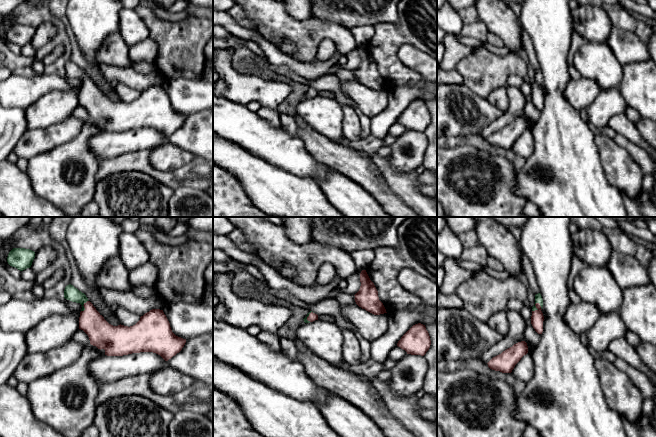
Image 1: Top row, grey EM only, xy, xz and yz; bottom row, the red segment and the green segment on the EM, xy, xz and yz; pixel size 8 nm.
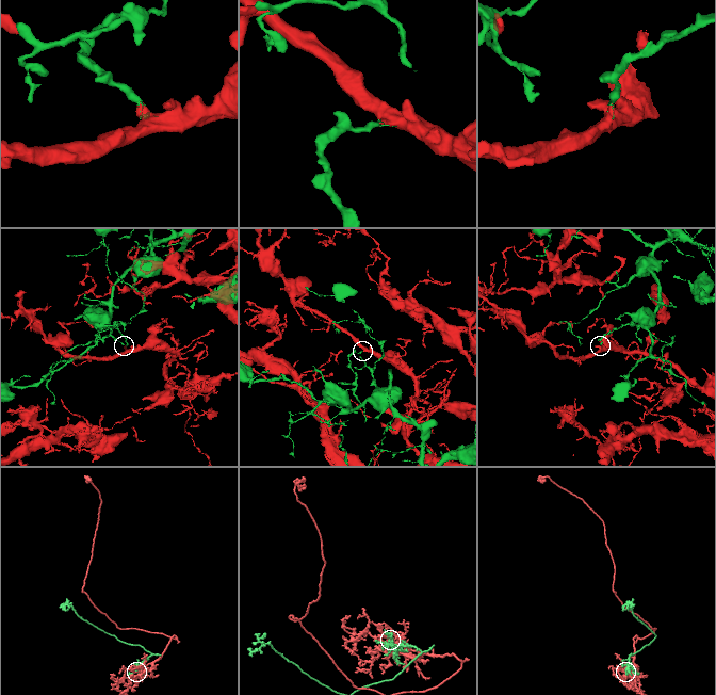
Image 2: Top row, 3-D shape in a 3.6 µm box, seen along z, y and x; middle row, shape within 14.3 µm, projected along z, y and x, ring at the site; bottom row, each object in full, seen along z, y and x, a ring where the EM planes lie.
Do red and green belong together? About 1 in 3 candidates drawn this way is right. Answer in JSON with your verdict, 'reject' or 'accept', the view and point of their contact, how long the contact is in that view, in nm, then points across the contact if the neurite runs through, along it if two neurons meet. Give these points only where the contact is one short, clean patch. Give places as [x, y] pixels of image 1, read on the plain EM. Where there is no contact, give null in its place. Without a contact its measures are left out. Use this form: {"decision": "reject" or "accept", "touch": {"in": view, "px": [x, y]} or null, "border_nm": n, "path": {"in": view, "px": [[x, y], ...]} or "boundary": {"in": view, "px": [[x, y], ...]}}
{"decision": "reject", "touch": {"in": "yz", "px": [536, 83]}, "border_nm": 90}

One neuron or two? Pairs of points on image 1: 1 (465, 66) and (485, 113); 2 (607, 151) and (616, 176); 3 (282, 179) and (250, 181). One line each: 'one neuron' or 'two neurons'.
1: two neurons
2: one neuron
3: one neuron

